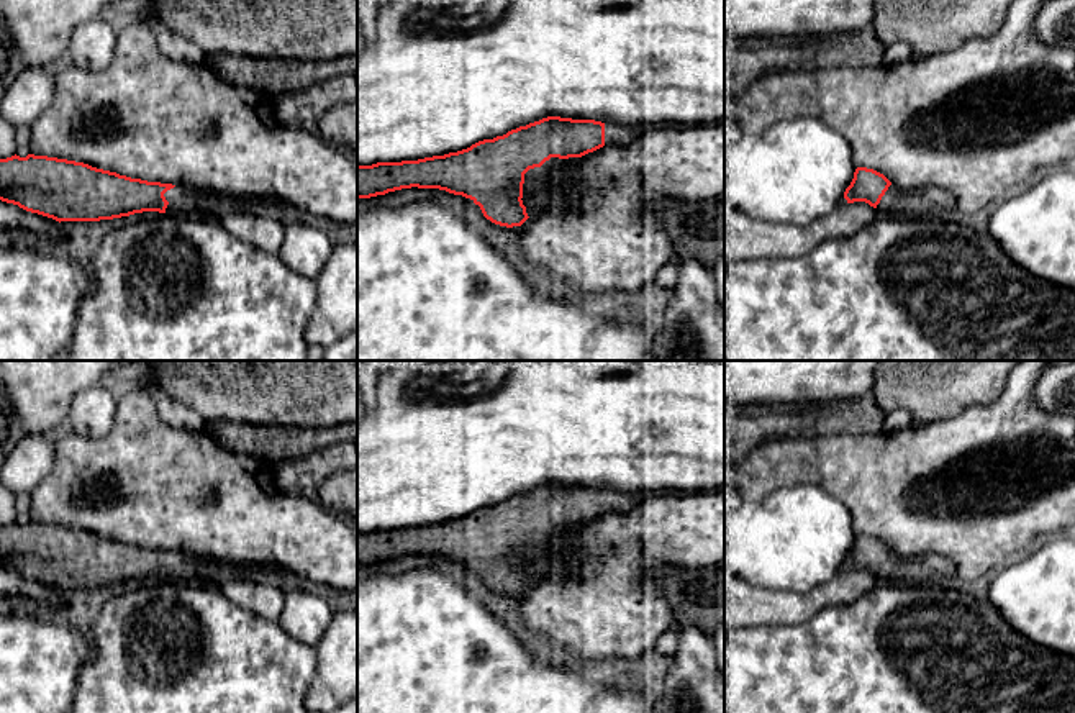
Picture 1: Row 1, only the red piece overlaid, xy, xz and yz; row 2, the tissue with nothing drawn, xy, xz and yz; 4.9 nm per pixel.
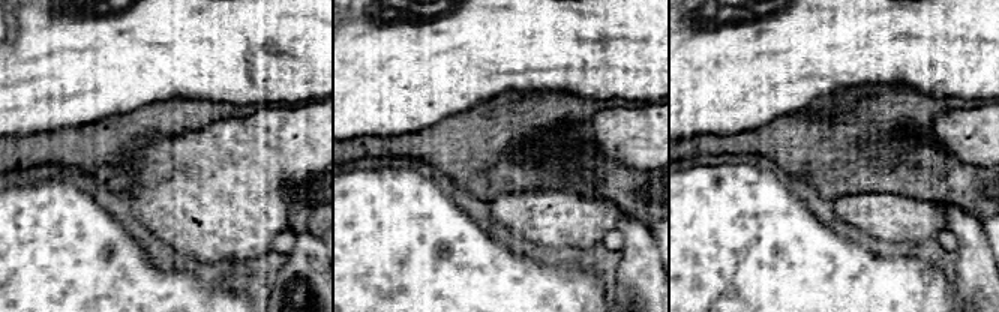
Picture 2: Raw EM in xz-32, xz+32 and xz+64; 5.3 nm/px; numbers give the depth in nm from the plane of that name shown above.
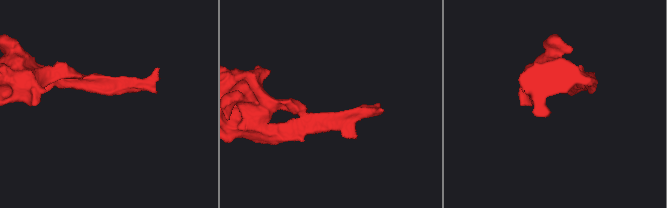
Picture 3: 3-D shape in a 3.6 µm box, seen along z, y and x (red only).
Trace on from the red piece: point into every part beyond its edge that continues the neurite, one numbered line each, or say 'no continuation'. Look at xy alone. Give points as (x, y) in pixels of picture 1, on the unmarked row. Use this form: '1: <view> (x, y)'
1: xy (184, 567)

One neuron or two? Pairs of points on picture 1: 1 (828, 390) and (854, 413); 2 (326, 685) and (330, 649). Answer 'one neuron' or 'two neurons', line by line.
1: two neurons
2: one neuron

